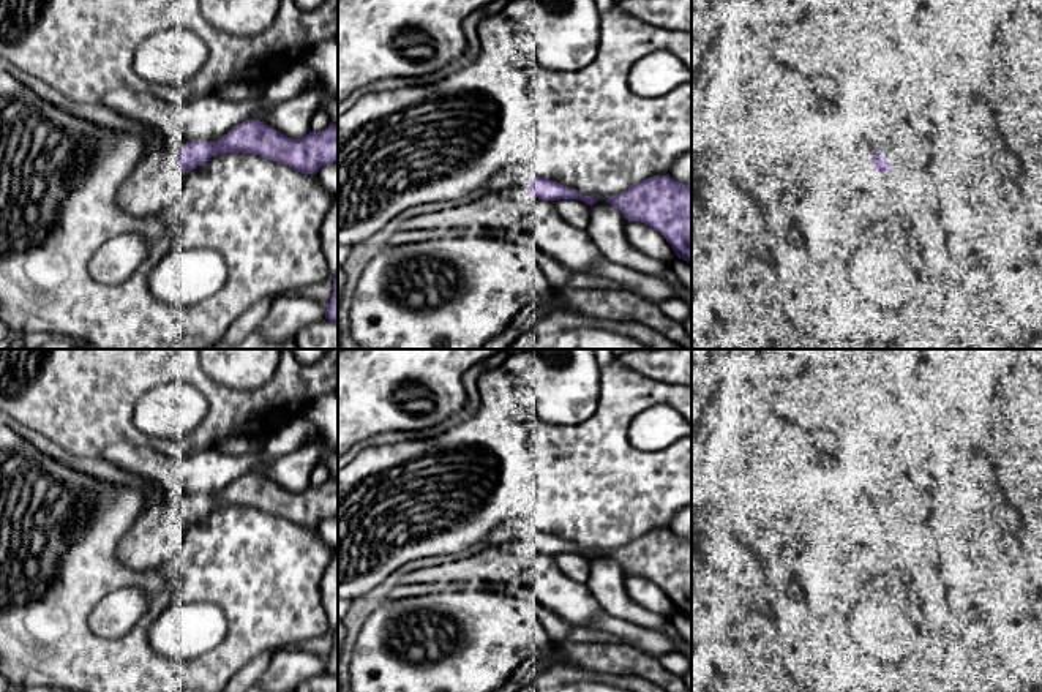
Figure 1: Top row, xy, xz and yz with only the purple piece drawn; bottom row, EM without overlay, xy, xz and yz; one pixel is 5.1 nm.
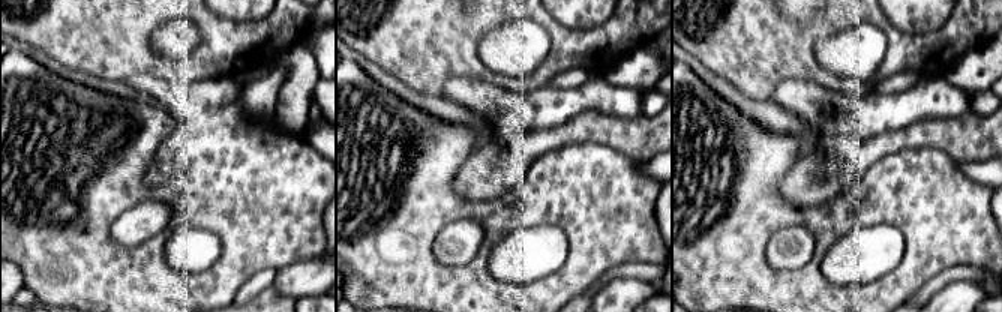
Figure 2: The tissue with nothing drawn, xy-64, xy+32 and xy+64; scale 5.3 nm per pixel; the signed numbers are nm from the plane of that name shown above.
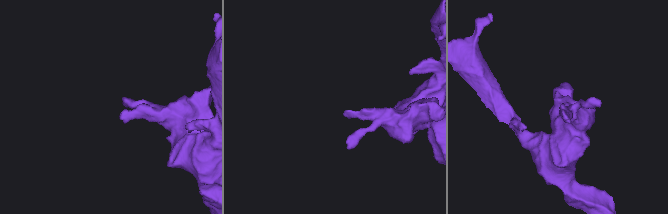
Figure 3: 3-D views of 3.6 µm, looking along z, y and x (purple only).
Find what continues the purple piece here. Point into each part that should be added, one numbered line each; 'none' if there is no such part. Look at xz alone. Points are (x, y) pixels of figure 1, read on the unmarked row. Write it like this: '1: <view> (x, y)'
1: xz (513, 530)

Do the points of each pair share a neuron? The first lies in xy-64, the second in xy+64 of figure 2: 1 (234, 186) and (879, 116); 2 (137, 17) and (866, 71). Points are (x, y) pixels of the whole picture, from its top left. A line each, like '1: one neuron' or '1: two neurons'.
1: two neurons
2: two neurons

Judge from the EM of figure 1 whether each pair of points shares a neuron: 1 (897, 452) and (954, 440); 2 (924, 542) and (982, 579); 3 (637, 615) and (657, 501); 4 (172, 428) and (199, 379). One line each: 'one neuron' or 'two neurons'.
1: two neurons
2: two neurons
3: two neurons
4: two neurons

